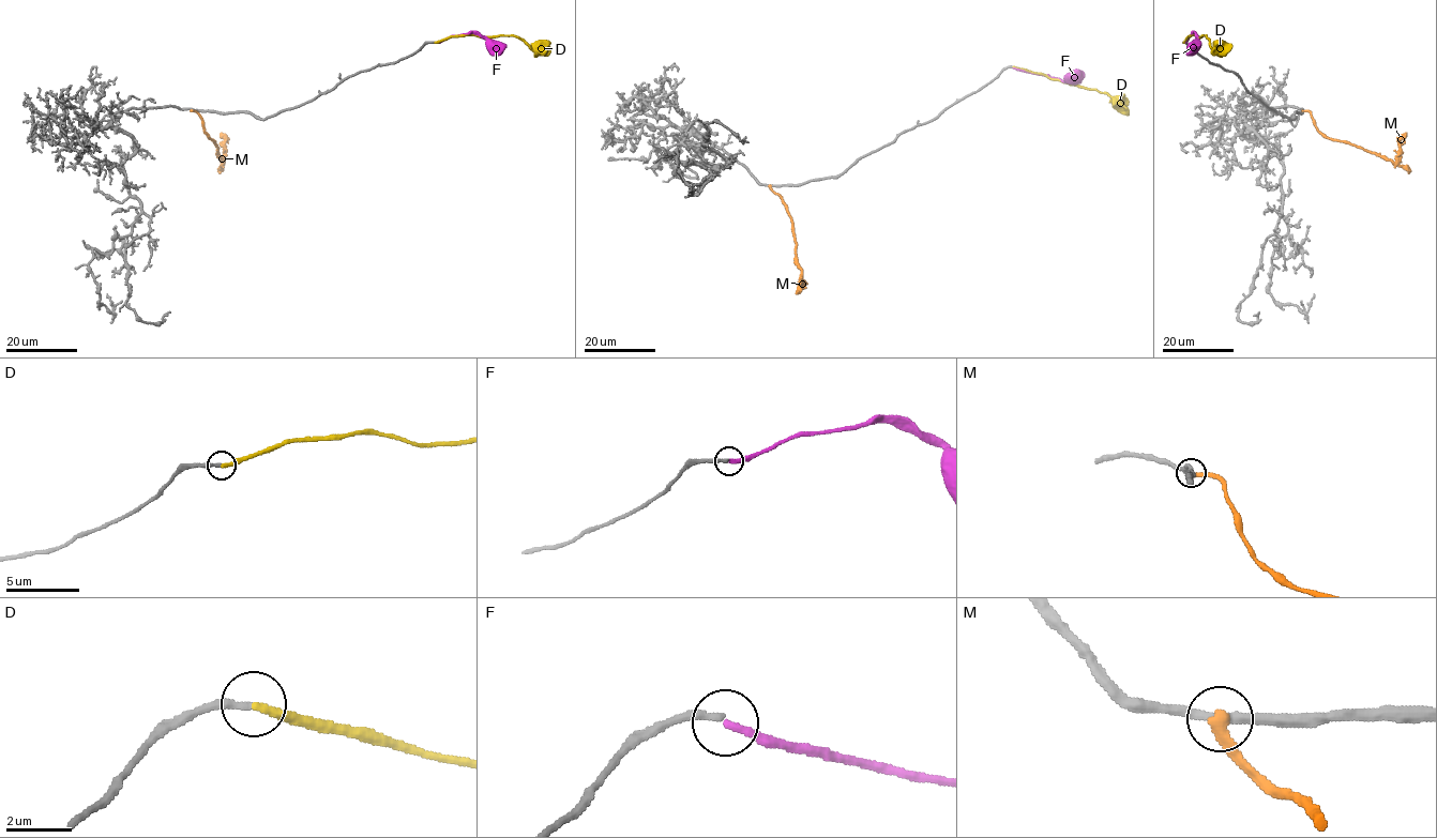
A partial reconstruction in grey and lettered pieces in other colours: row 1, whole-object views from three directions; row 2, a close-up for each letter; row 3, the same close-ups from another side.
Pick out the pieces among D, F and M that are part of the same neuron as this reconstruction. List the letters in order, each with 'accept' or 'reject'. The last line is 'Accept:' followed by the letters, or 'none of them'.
D: reject
F: accept
M: reject
Accept: F

